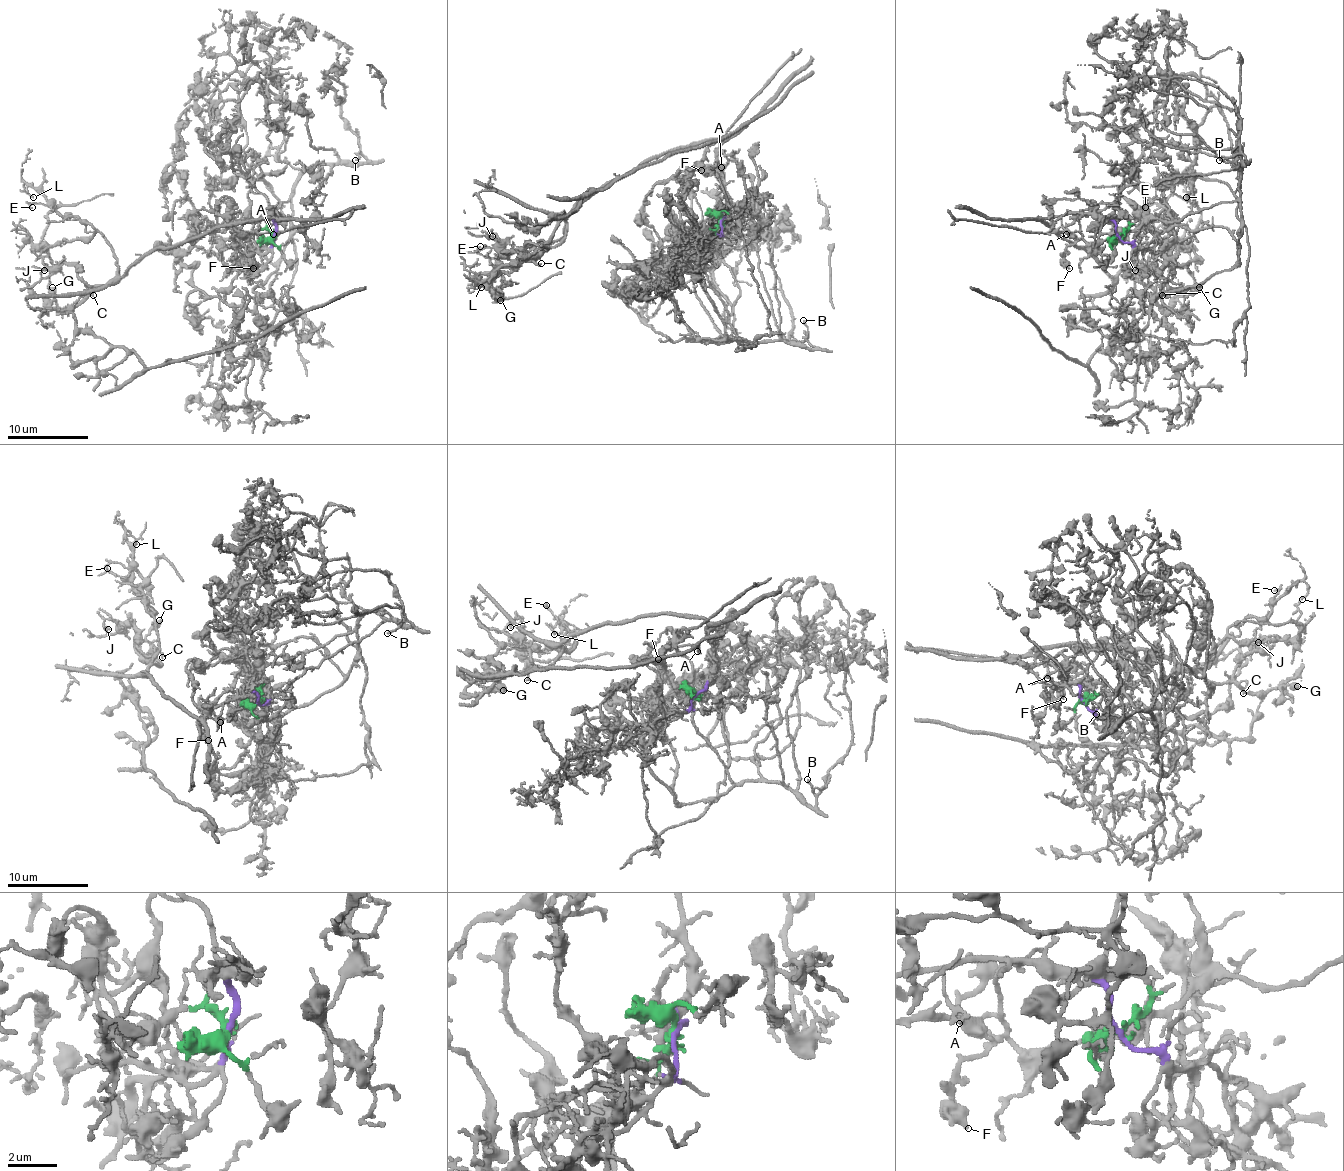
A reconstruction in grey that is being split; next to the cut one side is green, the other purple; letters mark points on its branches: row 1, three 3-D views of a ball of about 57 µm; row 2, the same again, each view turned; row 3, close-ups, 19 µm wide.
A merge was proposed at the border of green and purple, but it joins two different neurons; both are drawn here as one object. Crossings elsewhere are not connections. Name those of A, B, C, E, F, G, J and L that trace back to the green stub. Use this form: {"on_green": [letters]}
{"on_green": ["B", "F"]}

